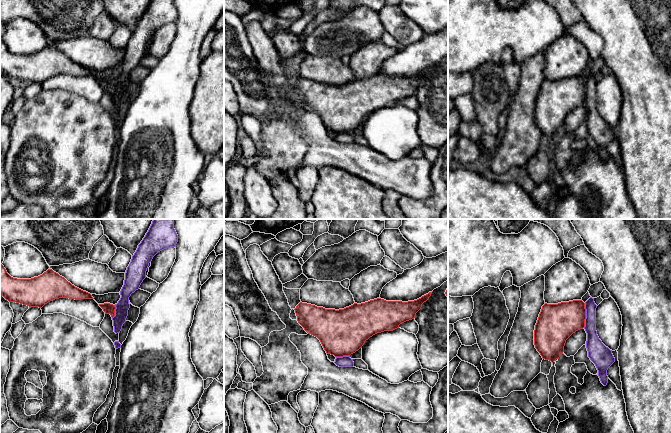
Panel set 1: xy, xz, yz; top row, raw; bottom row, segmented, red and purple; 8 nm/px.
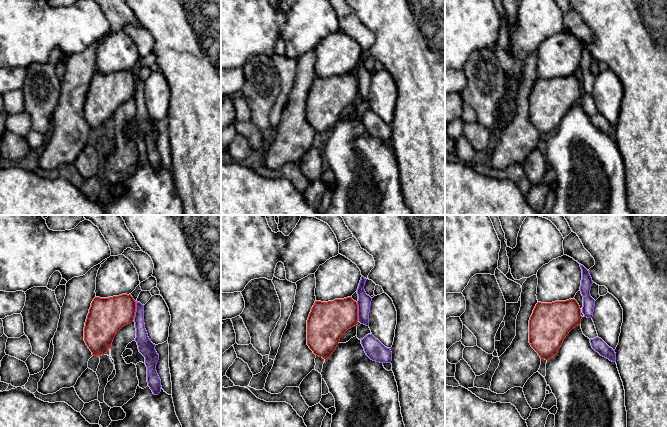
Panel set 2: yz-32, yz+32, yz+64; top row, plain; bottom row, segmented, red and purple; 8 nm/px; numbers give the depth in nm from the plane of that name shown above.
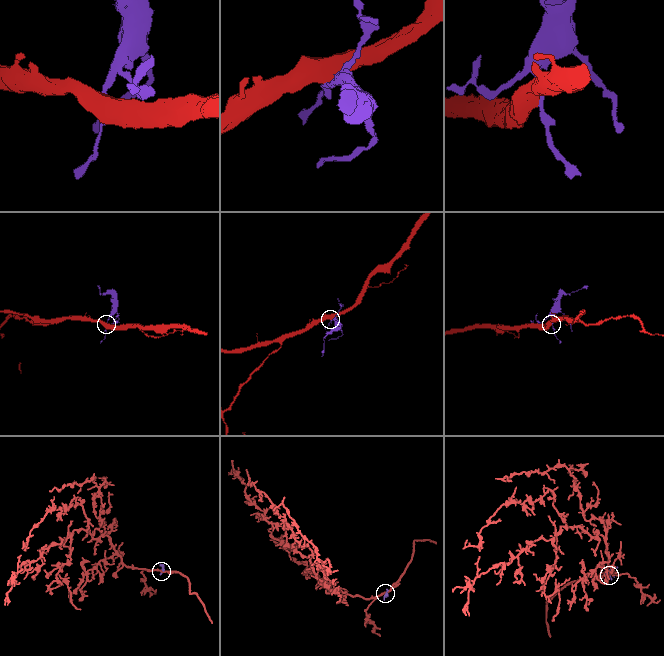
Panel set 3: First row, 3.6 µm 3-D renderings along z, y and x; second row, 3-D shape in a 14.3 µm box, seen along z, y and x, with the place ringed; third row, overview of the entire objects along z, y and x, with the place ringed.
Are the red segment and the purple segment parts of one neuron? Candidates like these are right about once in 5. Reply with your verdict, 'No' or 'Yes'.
No

